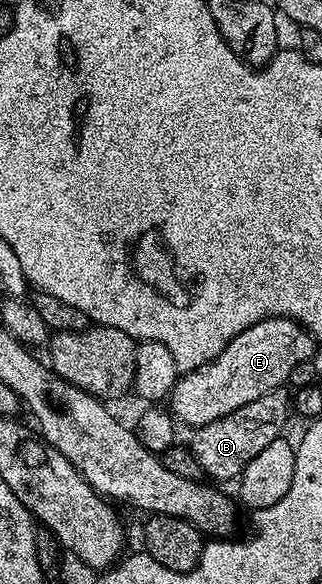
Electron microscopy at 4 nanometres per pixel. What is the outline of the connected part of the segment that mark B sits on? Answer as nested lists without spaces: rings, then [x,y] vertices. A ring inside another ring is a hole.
[[[283,388],[275,389],[273,393],[262,395],[262,399],[254,399],[254,403],[246,403],[246,407],[238,407],[230,415],[218,419],[209,425],[199,426],[190,440],[192,454],[204,469],[209,478],[217,482],[239,478],[240,472],[266,447],[274,443],[274,439],[285,432],[284,424],[288,421],[290,413],[290,397],[284,394]]]

